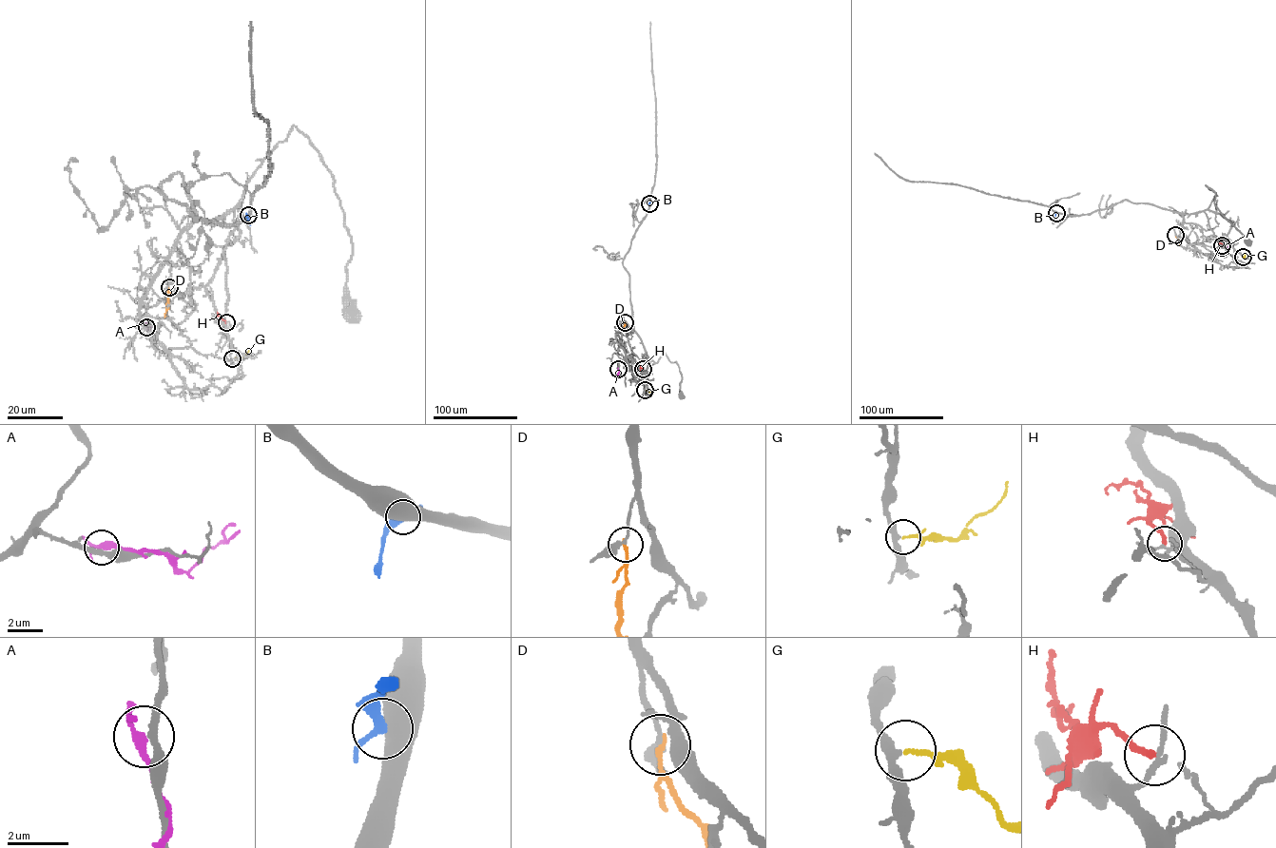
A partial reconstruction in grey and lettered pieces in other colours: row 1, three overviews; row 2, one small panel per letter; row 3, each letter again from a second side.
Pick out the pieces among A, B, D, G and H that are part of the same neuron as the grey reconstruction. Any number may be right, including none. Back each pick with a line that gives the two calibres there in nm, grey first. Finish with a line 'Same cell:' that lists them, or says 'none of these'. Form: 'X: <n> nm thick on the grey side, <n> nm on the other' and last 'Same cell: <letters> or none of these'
G: 320 nm thick on the grey side, 100 nm on the other
Same cell: G

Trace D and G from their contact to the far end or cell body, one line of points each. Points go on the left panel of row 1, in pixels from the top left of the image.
D: (169, 286), (164, 318)
G: (232, 358), (241, 358), (249, 350)

